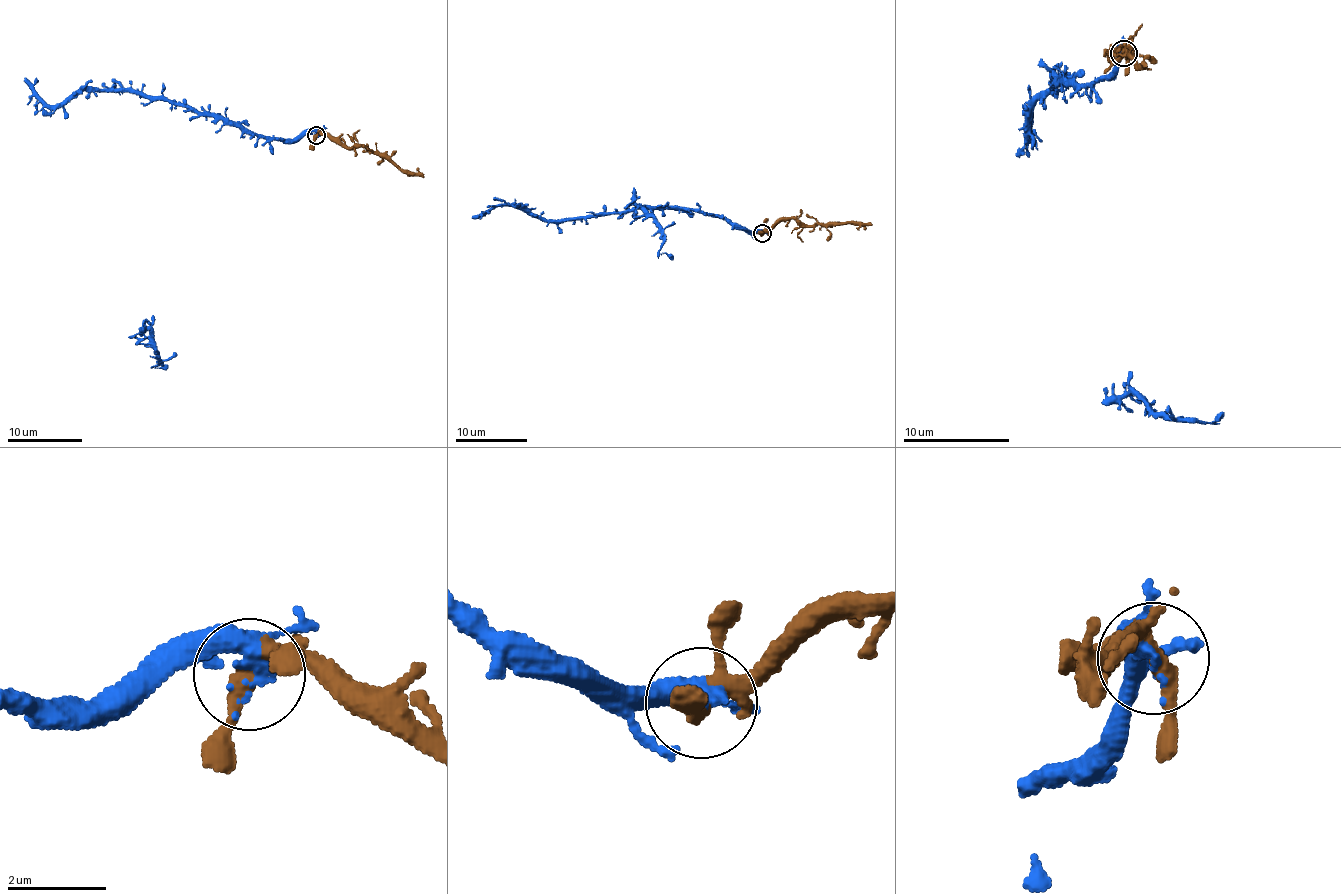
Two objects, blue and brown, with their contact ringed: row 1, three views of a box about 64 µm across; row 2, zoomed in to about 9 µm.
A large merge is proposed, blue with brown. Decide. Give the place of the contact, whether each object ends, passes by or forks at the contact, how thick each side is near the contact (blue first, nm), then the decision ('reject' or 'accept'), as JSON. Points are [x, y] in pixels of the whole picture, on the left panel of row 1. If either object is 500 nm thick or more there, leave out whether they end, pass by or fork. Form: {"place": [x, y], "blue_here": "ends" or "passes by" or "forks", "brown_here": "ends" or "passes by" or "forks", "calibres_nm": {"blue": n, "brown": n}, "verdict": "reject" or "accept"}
{"place": [316, 135], "blue_here": "passes by", "brown_here": "forks", "calibres_nm": {"blue": 280, "brown": 280}, "verdict": "accept"}

